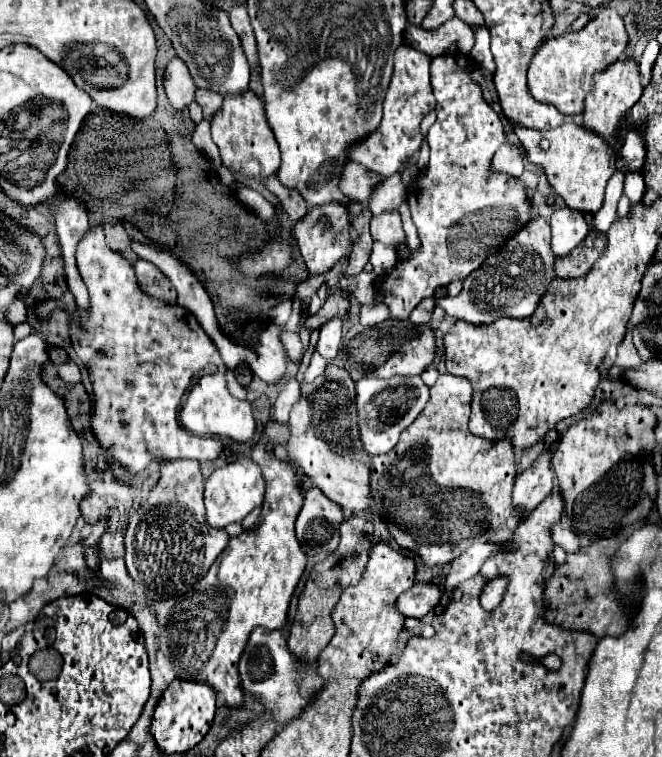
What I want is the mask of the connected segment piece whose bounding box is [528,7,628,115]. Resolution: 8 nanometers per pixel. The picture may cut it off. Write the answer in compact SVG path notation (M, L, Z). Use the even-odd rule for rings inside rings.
M604 7L588 25L576 33L564 33L548 39L538 47L530 69L528 85L536 101L552 103L564 115L576 115L584 111L584 97L594 89L594 75L602 73L608 65L616 63L628 45L628 33L622 17L614 7Z

